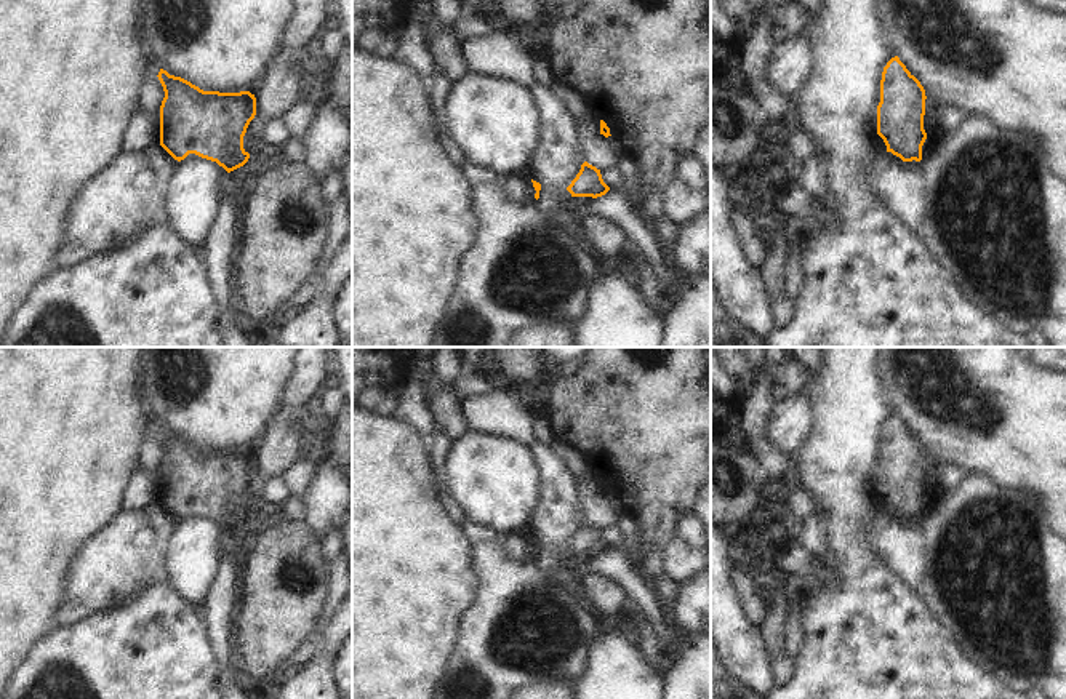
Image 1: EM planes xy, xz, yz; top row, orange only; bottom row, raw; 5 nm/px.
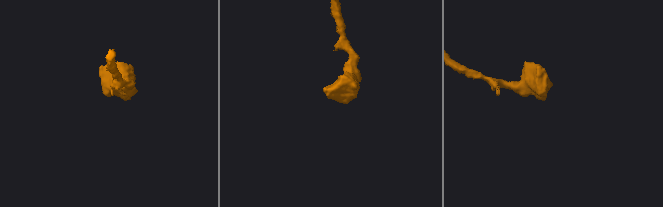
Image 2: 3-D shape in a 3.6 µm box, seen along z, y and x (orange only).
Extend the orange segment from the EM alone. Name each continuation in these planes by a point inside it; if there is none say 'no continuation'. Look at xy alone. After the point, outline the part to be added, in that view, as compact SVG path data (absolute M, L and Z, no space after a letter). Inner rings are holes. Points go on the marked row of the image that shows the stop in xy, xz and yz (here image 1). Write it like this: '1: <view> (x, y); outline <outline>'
no continuation

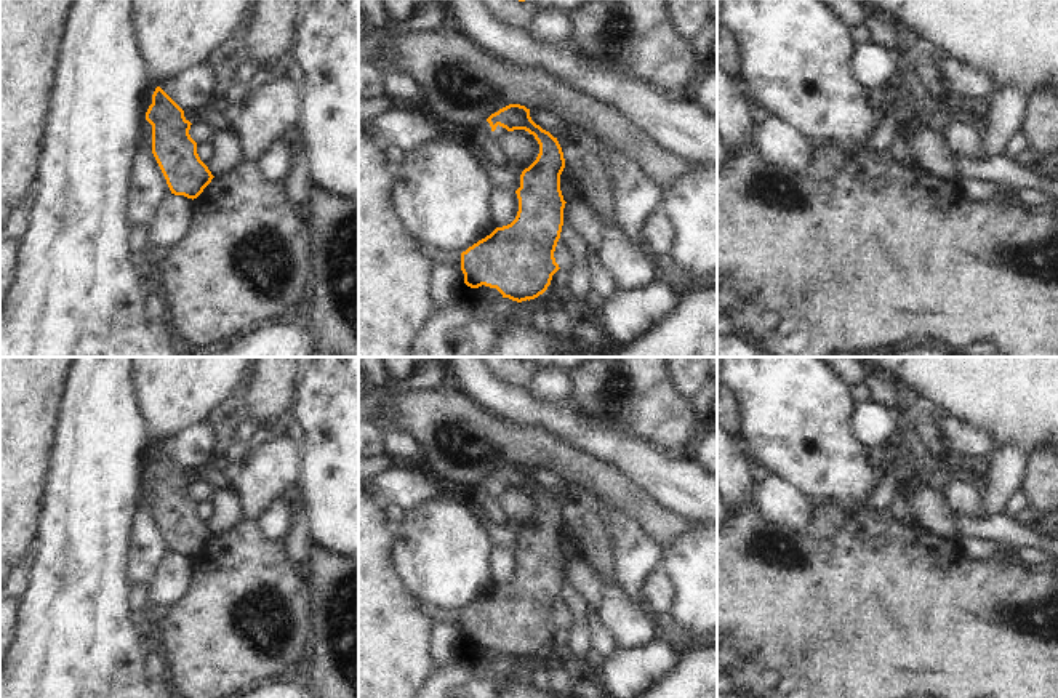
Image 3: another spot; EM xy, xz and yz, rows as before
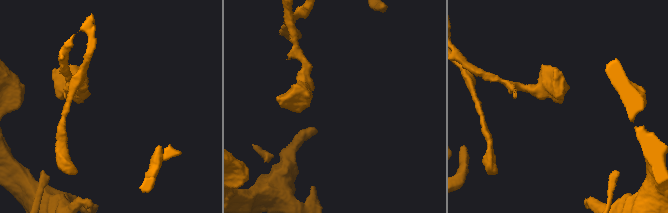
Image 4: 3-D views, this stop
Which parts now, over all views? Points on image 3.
no continuation

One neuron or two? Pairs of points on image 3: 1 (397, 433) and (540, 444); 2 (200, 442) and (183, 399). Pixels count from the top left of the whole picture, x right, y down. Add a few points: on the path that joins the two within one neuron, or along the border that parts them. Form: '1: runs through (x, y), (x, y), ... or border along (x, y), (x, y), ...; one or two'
1: border along (384, 428), (404, 425), (424, 449), (429, 461); two
2: border along (205, 421), (159, 442); two

